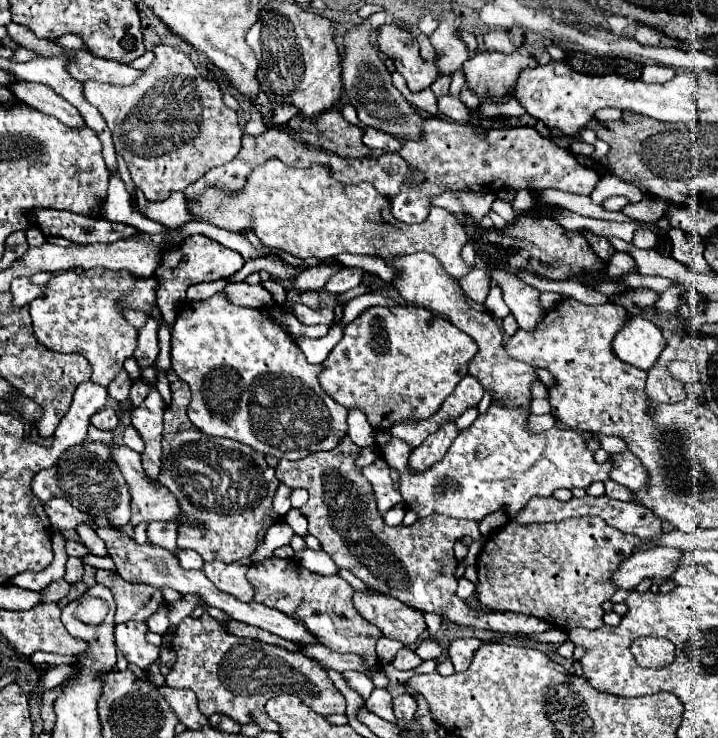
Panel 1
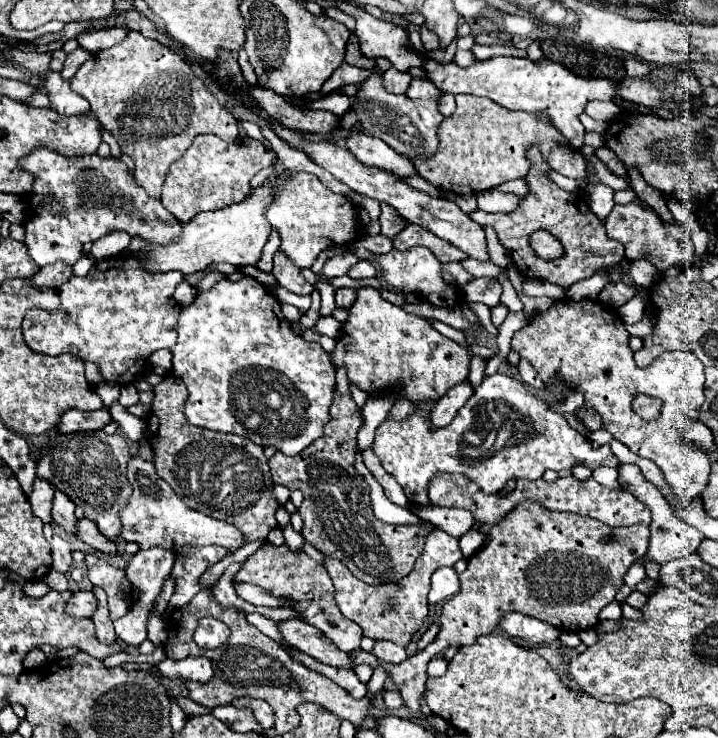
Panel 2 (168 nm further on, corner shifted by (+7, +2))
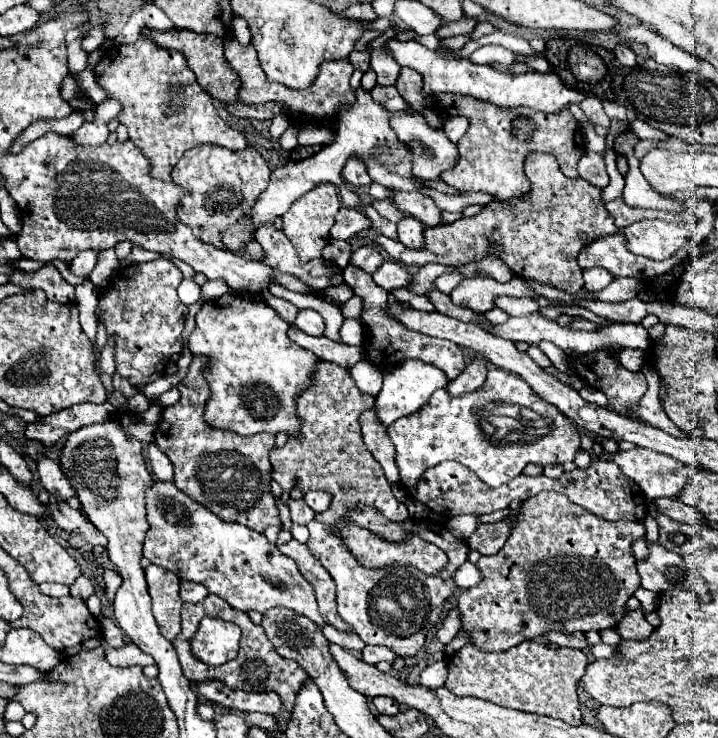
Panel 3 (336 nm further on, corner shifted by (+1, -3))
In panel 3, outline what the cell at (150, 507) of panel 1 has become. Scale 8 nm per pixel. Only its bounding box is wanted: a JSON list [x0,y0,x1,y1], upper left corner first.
[143,480,323,626]

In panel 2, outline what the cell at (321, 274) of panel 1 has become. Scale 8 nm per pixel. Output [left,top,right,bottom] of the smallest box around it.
[323,251,359,277]

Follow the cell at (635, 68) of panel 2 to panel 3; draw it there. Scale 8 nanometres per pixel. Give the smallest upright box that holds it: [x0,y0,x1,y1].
[613,46,637,70]

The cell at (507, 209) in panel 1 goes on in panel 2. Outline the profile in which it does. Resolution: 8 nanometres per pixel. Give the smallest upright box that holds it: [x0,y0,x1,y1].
[455,194,477,214]

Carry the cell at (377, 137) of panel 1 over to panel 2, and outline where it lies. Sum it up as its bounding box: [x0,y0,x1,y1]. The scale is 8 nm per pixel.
[345,133,417,177]

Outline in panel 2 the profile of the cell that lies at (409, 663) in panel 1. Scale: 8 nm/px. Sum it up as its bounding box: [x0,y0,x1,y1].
[371,641,407,665]

